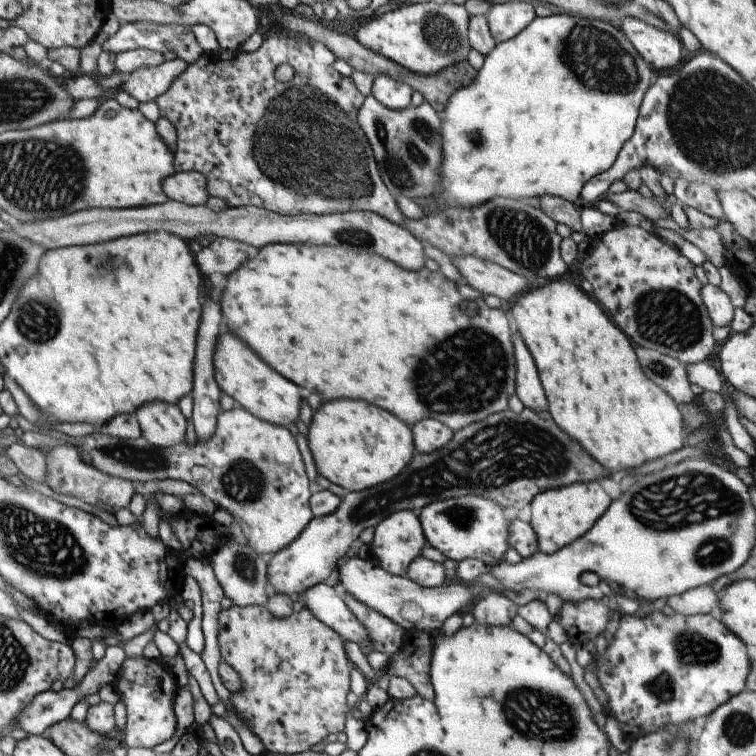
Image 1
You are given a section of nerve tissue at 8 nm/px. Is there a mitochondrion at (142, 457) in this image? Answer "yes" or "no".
yes

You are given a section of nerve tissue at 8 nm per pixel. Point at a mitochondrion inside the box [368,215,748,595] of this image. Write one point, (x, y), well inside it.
(690, 499)

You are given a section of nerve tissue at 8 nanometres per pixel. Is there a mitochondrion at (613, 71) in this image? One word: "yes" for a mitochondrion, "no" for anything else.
yes

